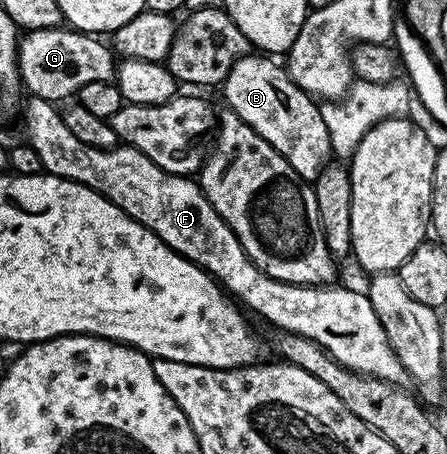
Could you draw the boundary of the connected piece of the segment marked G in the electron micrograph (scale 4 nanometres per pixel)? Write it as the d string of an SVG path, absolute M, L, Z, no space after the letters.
M66 26L29 29L19 39L18 44L18 73L21 85L27 88L30 96L44 98L56 104L59 103L58 100L75 97L80 89L91 82L112 82L117 72L116 56L107 43L105 45L99 40L101 39L95 35L81 33Z

